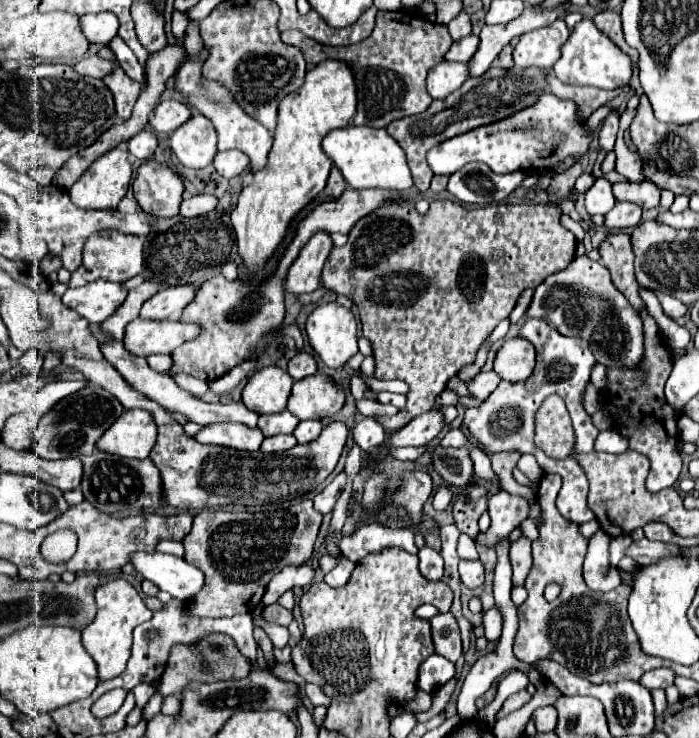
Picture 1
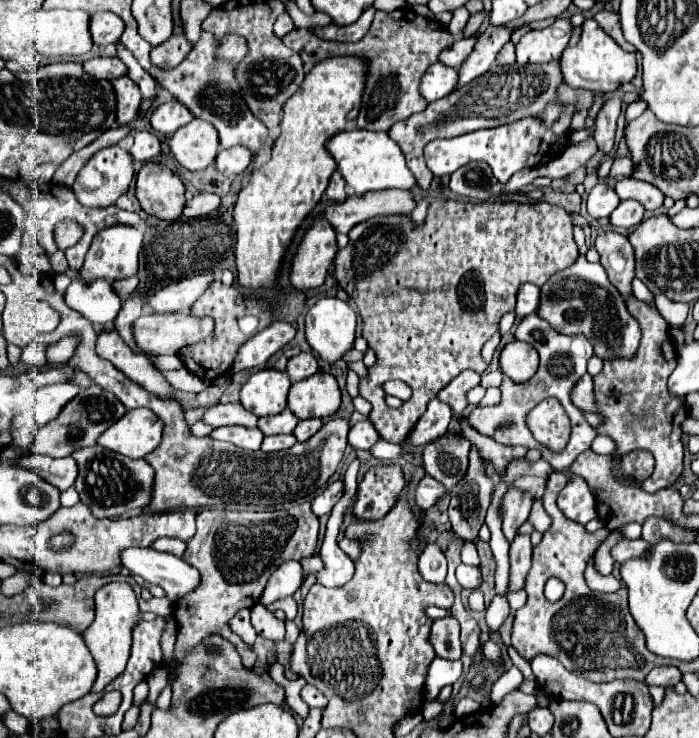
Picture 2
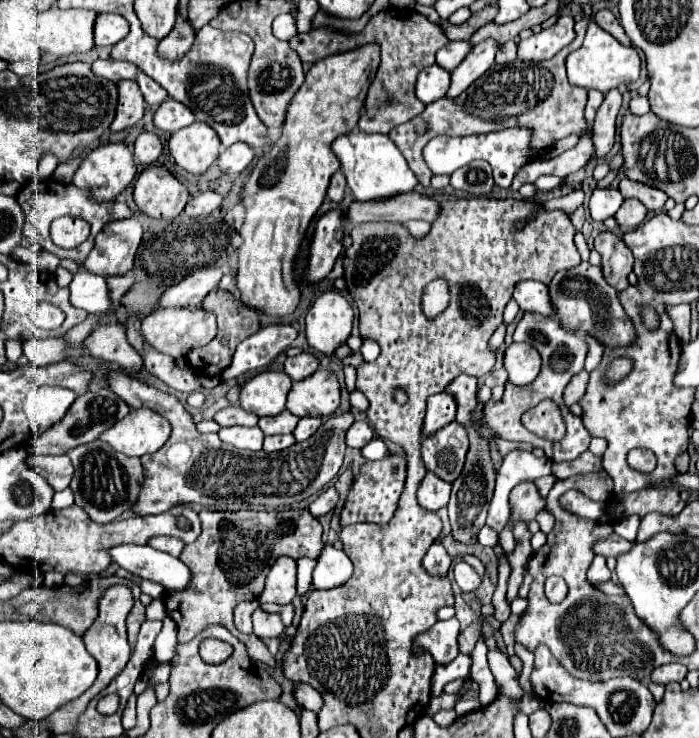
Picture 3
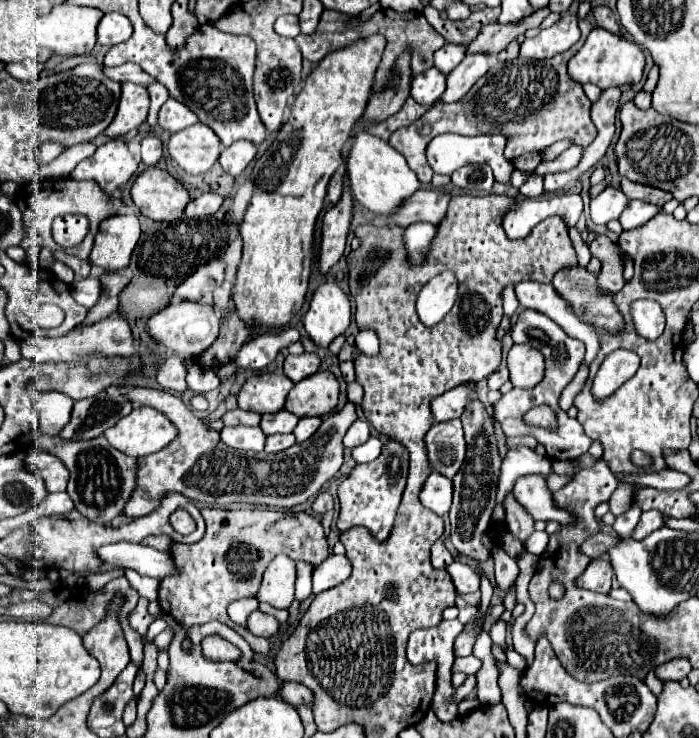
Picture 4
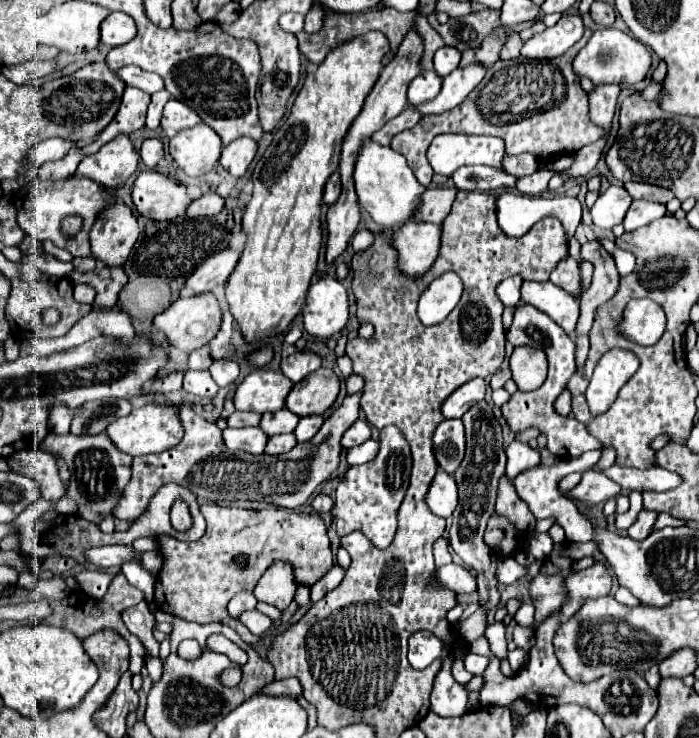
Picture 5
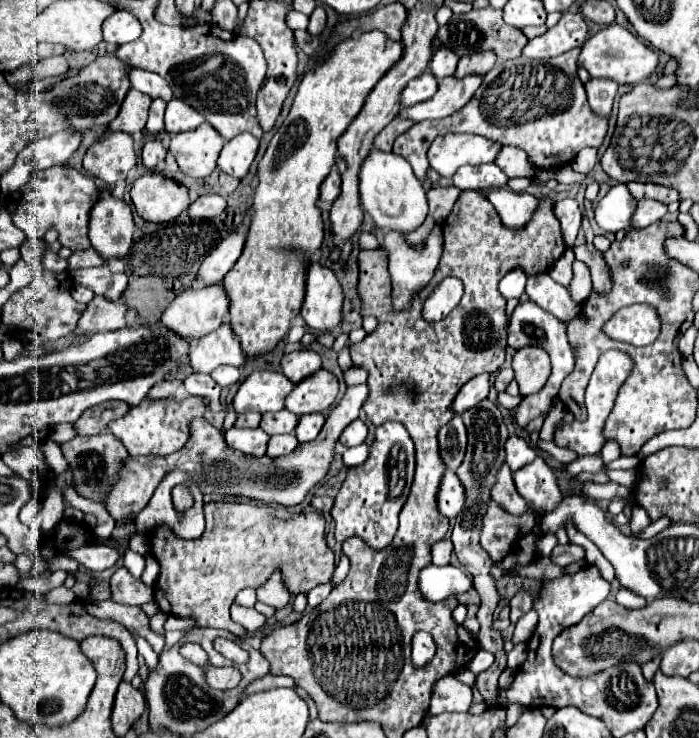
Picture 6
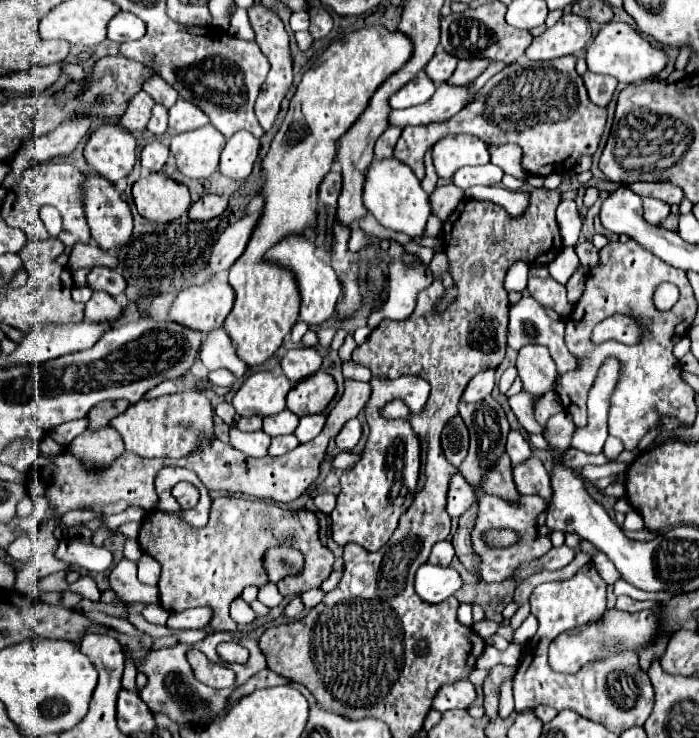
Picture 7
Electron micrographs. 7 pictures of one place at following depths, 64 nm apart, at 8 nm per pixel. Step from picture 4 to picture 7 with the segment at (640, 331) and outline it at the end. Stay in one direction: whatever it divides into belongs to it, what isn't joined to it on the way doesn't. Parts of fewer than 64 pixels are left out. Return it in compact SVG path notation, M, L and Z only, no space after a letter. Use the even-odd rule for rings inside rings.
M630 316L606 318L595 326L591 336L595 345L610 339L626 345L634 345L634 340L638 338L640 338L640 328L636 326L636 320L632 320Z

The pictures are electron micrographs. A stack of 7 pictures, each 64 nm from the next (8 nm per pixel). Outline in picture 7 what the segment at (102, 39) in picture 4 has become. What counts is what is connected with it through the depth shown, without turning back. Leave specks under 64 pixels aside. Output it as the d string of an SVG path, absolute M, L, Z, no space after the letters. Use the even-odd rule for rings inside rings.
M118 12L108 24L108 38L122 44L128 40L140 40L146 32L146 24L132 12Z

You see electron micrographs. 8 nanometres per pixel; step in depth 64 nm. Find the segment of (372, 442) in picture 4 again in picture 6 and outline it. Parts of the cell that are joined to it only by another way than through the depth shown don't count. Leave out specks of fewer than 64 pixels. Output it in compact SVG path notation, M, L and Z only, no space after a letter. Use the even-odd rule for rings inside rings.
M360 444L360 446L356 446L356 448L348 448L348 450L342 454L344 466L346 466L346 468L352 468L352 466L356 466L356 464L362 464L362 462L366 460L368 452L370 452L370 446L368 446L368 444Z

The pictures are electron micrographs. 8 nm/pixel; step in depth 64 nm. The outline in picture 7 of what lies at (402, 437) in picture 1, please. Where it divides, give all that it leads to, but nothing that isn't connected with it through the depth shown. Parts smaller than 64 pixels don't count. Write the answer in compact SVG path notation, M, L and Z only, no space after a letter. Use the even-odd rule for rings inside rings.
M484 370L476 378L470 380L470 384L466 386L466 390L462 394L462 402L482 400L484 396L488 396L492 392L492 388L494 388L494 370Z

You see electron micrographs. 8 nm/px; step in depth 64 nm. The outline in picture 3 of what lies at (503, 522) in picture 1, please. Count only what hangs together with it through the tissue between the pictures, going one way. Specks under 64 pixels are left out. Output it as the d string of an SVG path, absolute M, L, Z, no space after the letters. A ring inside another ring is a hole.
M520 482L510 494L512 518L532 522L540 512L546 512L546 500L540 496L534 482ZM508 524L508 526L500 532L500 546L502 546L502 550L504 550L506 554L510 554L510 552L514 550L516 540L513 536L512 524Z

